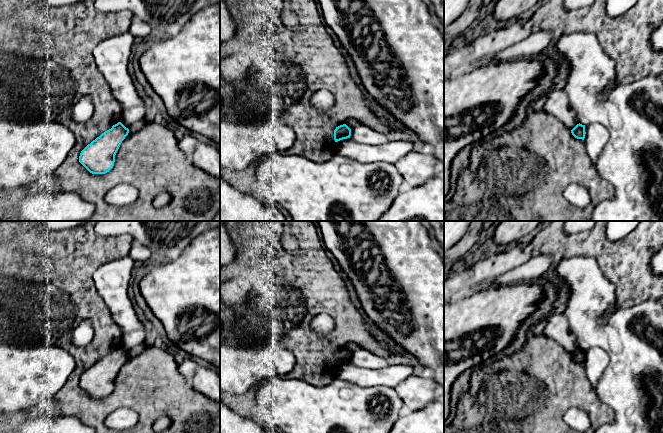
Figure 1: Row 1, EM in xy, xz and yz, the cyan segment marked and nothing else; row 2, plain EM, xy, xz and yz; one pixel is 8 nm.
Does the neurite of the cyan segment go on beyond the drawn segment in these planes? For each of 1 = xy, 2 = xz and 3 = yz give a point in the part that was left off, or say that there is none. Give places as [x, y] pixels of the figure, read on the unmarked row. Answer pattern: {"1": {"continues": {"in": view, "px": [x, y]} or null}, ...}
{"1": {"continues": null}, "2": {"continues": null}, "3": {"continues": null}}

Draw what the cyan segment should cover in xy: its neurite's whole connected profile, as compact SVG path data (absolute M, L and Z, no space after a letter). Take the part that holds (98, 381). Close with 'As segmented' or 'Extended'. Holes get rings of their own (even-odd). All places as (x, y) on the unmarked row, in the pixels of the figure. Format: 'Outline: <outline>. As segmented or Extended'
Outline: M121 346L102 357L80 377L79 386L92 398L109 396L115 386L115 379L129 353Z. As segmented

